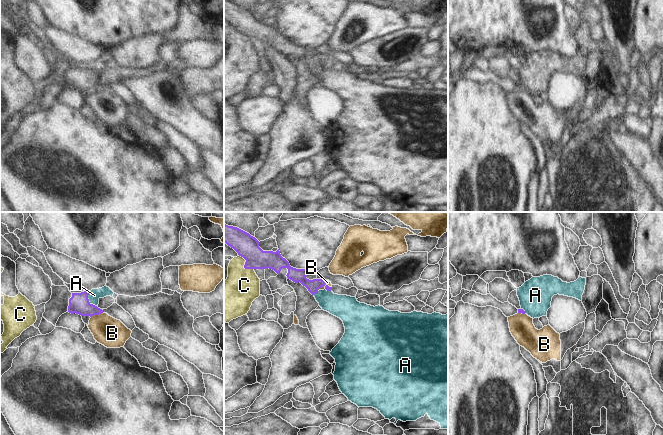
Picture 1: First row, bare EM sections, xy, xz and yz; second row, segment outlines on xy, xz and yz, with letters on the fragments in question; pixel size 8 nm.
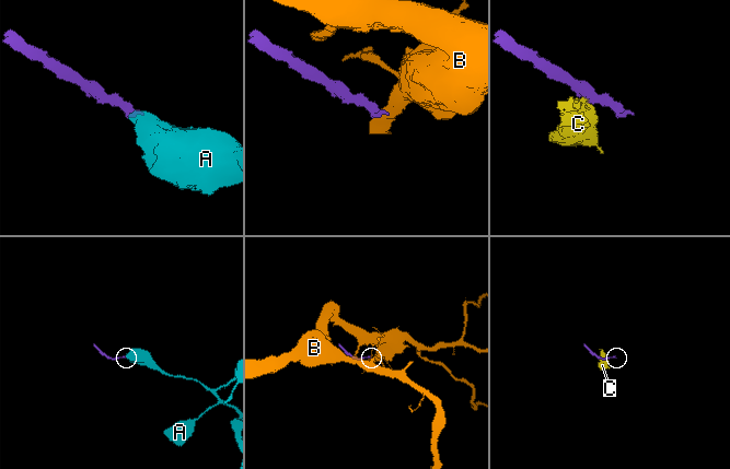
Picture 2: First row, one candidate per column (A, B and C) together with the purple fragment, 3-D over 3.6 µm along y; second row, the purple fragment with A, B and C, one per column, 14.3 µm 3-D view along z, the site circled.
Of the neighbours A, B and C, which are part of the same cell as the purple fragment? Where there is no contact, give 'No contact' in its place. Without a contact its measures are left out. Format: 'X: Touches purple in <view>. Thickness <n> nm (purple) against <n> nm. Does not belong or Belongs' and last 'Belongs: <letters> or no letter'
A: Touches purple in xy. Thickness 160 nm (purple) against 90 nm. Belongs
B: Touches purple in xy. Thickness 160 nm (purple) against 240 nm. Does not belong
C: Touches purple in xz. Thickness 190 nm (purple) against 280 nm. Does not belong
Belongs: A.

